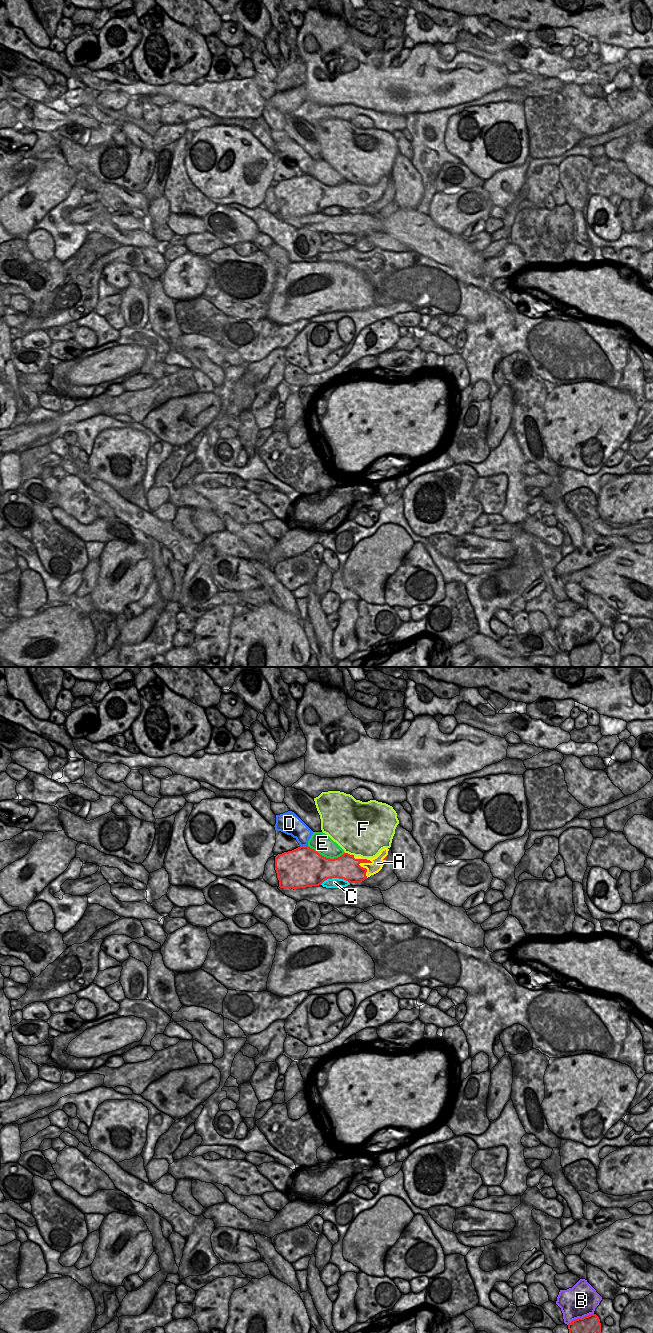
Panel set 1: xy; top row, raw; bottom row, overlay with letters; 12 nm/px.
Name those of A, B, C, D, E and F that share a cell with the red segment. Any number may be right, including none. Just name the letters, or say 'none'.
A

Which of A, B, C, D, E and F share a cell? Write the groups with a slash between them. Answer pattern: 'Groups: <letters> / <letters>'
Groups: A / B / C / D / E / F.

